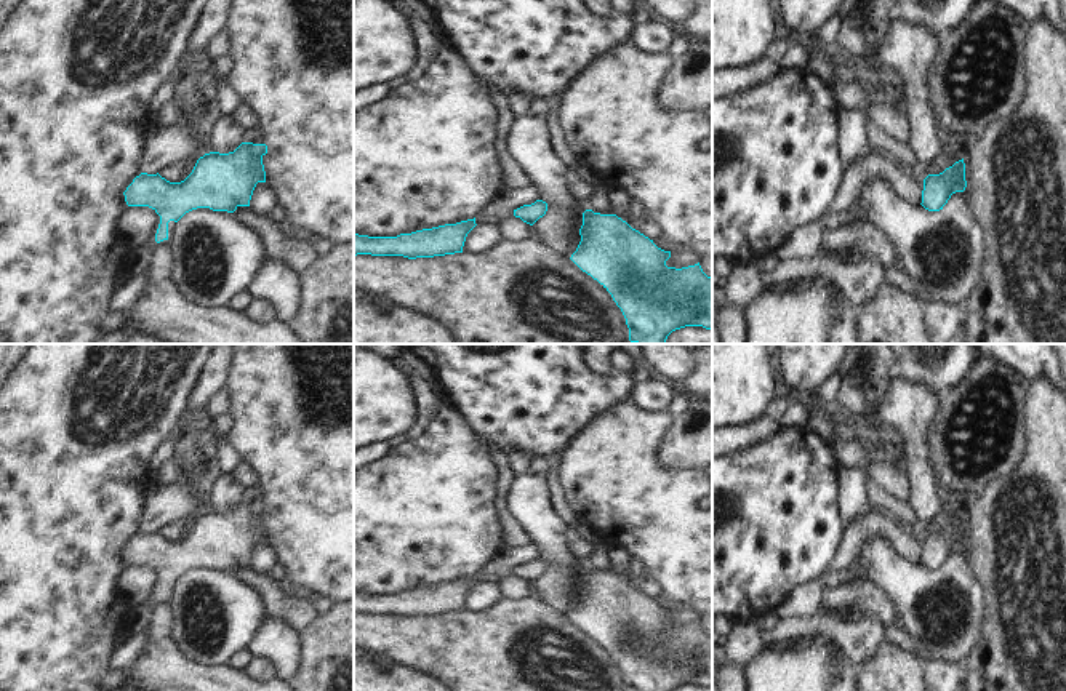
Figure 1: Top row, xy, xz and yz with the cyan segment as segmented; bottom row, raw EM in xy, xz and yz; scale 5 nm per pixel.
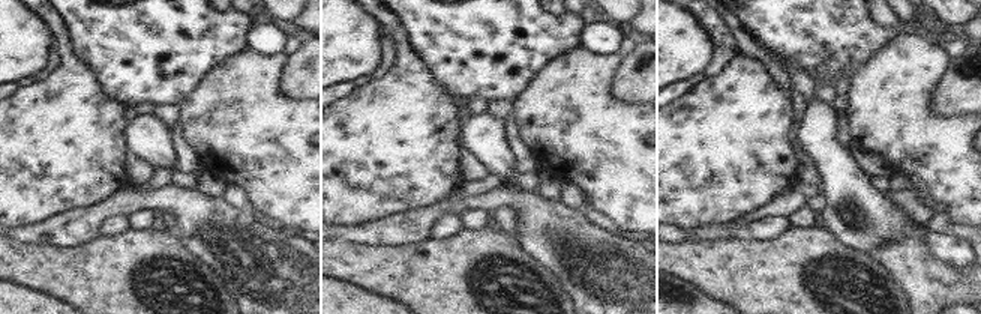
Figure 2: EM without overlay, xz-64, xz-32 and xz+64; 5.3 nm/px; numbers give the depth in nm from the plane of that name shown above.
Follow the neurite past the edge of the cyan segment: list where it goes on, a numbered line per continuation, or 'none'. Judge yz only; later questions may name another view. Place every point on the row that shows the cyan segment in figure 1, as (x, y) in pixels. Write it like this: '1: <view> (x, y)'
none.

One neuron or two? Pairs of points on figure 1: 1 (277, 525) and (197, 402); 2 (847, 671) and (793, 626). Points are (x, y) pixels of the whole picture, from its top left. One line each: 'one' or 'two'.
1: two
2: two

